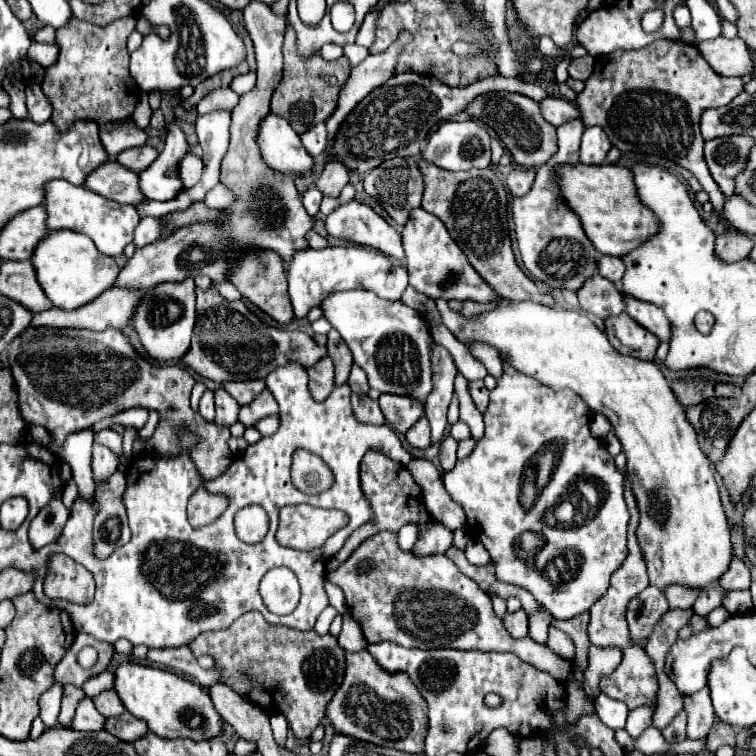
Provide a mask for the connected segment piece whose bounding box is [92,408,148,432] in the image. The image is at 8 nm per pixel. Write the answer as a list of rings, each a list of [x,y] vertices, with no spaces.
[[[130,408],[130,410],[124,410],[122,414],[116,414],[112,418],[96,422],[92,428],[94,432],[104,428],[114,428],[114,426],[124,426],[124,428],[140,430],[146,424],[146,420],[148,420],[148,410],[144,410],[144,408]]]

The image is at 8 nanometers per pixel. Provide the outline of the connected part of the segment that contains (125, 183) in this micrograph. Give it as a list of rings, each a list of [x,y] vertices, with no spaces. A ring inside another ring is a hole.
[[[110,160],[110,162],[98,166],[86,178],[86,186],[92,192],[102,194],[110,200],[116,200],[120,204],[138,206],[142,200],[146,200],[142,190],[138,190],[138,174],[124,168],[116,160]]]

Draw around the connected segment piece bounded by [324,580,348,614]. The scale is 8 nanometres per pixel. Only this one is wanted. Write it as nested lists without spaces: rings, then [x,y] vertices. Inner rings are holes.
[[[326,580],[326,582],[324,582],[324,590],[326,590],[328,598],[330,598],[330,606],[334,606],[340,614],[346,614],[346,612],[348,612],[348,608],[346,608],[344,594],[342,594],[340,586],[336,586],[336,584],[332,584],[330,580]]]

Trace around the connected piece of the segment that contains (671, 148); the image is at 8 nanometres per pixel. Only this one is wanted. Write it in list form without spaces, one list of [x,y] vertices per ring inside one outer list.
[[[658,40],[642,50],[616,50],[598,56],[594,74],[586,80],[586,88],[578,94],[576,104],[580,106],[584,126],[600,126],[620,152],[664,156],[690,170],[710,194],[714,212],[724,222],[722,206],[726,198],[704,162],[700,114],[704,106],[718,108],[730,104],[742,90],[744,84],[738,76],[716,74],[696,46],[680,40]]]

